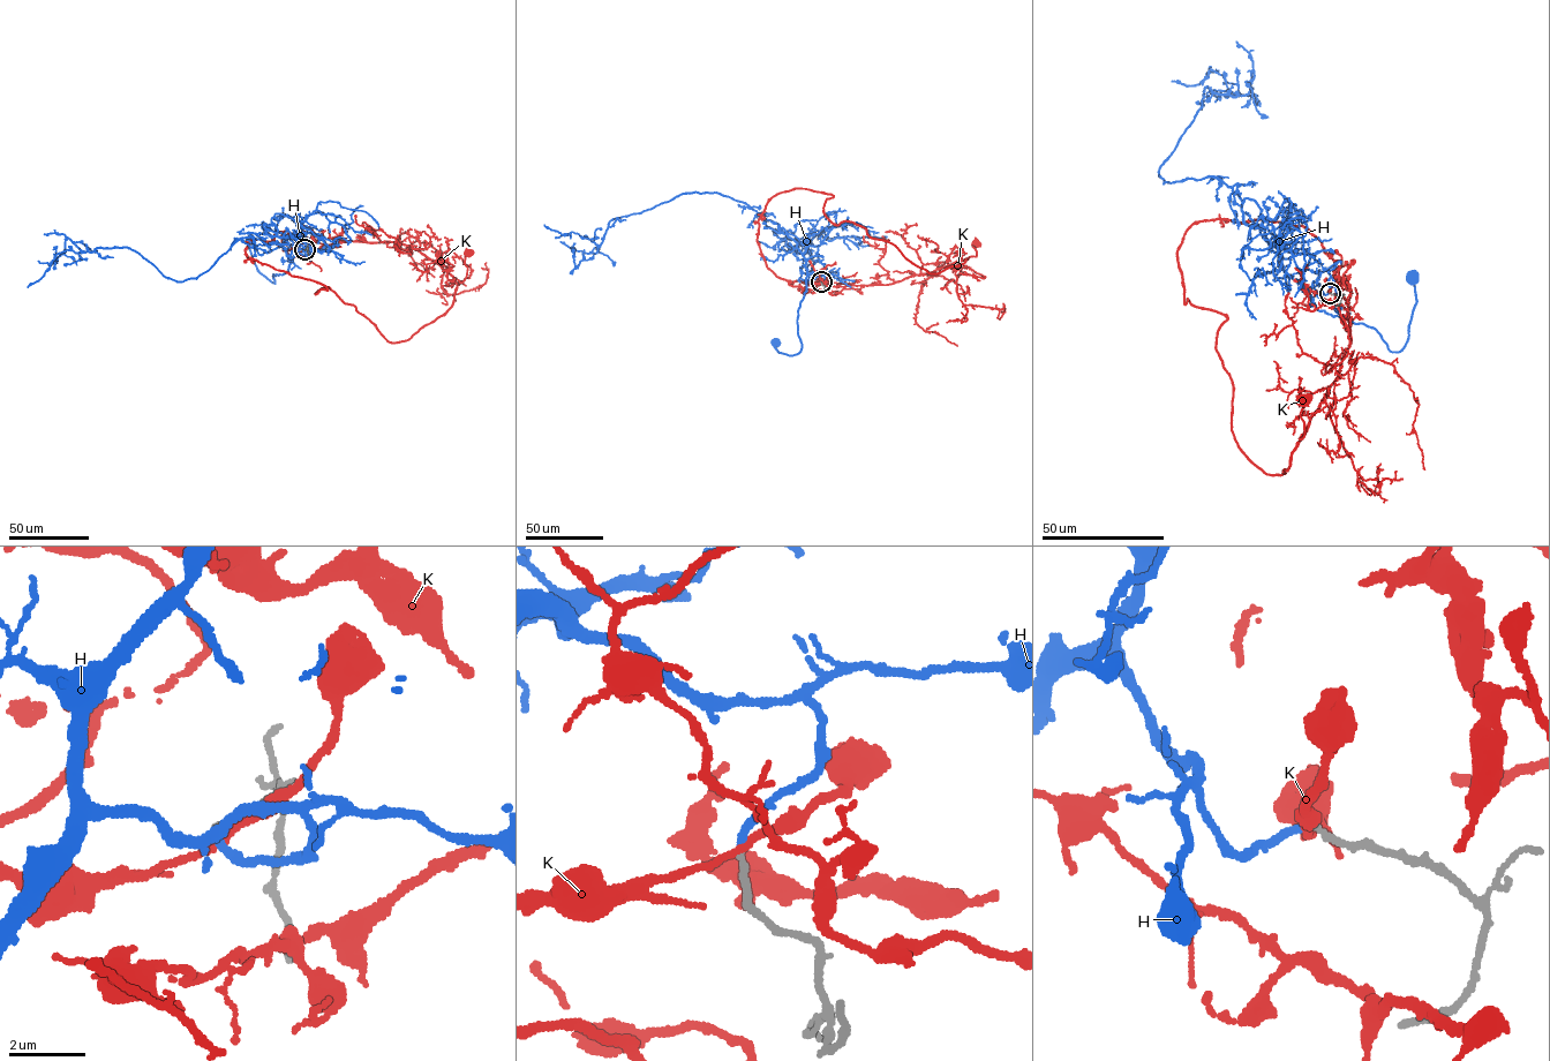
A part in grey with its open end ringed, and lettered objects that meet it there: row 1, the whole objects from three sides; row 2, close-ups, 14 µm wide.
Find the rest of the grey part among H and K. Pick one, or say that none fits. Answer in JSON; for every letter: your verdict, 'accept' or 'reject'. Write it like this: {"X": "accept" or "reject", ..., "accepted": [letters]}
{"H": "accept", "K": "reject", "accepted": ["H"]}

